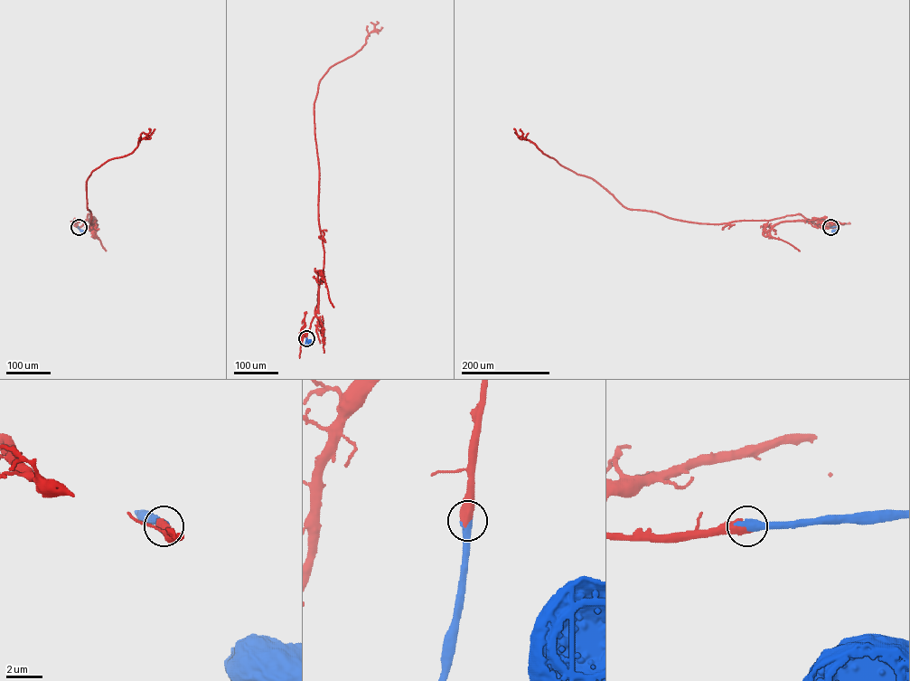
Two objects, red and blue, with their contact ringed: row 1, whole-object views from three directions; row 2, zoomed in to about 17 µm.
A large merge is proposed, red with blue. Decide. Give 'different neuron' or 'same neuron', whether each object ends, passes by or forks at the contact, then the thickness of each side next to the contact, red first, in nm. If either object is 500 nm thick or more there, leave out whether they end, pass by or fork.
same neuron; 550 nm thick on the red side, 500 nm on the other

